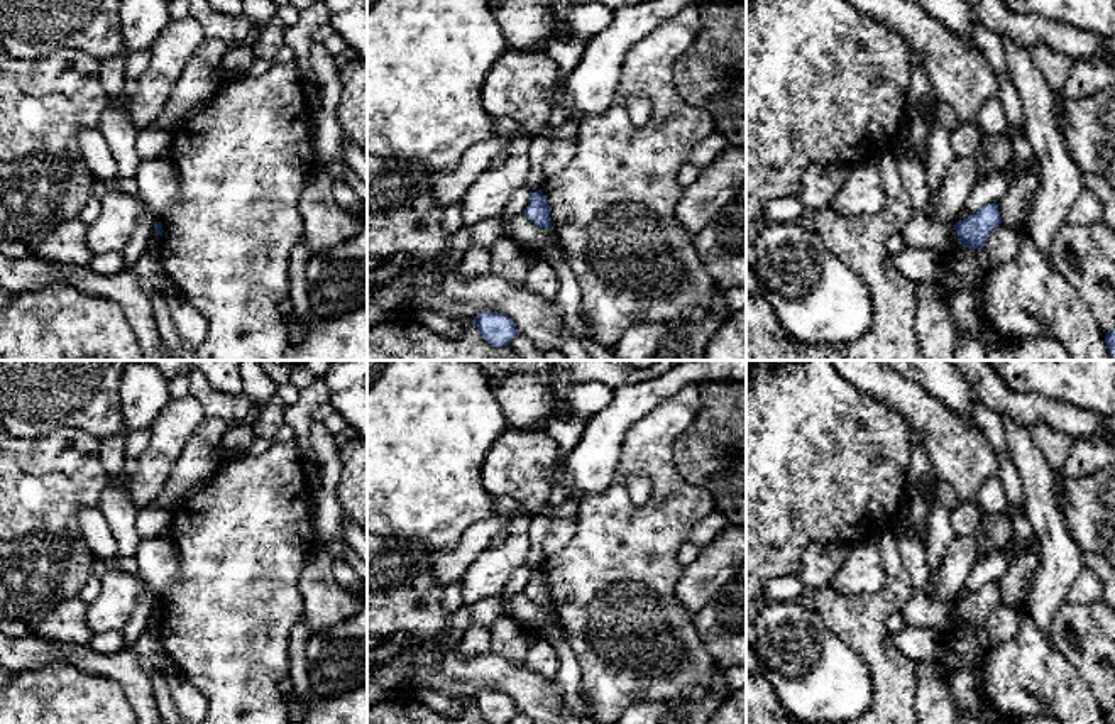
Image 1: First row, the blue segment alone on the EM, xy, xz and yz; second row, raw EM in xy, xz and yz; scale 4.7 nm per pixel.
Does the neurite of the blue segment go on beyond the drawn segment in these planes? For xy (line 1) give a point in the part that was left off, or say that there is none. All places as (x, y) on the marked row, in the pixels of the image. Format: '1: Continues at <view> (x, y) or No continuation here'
1: No continuation here

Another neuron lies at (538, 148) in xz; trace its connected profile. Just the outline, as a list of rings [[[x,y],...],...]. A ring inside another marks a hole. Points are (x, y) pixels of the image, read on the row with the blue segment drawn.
[[[533,137],[528,147],[528,159],[530,159],[530,174],[526,179],[526,188],[530,191],[538,191],[545,181],[543,176],[543,159],[552,147],[552,139],[547,137]]]

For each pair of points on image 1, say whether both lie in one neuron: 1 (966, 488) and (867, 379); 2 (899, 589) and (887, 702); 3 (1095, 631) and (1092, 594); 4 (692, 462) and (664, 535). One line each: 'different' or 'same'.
1: same
2: same
3: different
4: different

